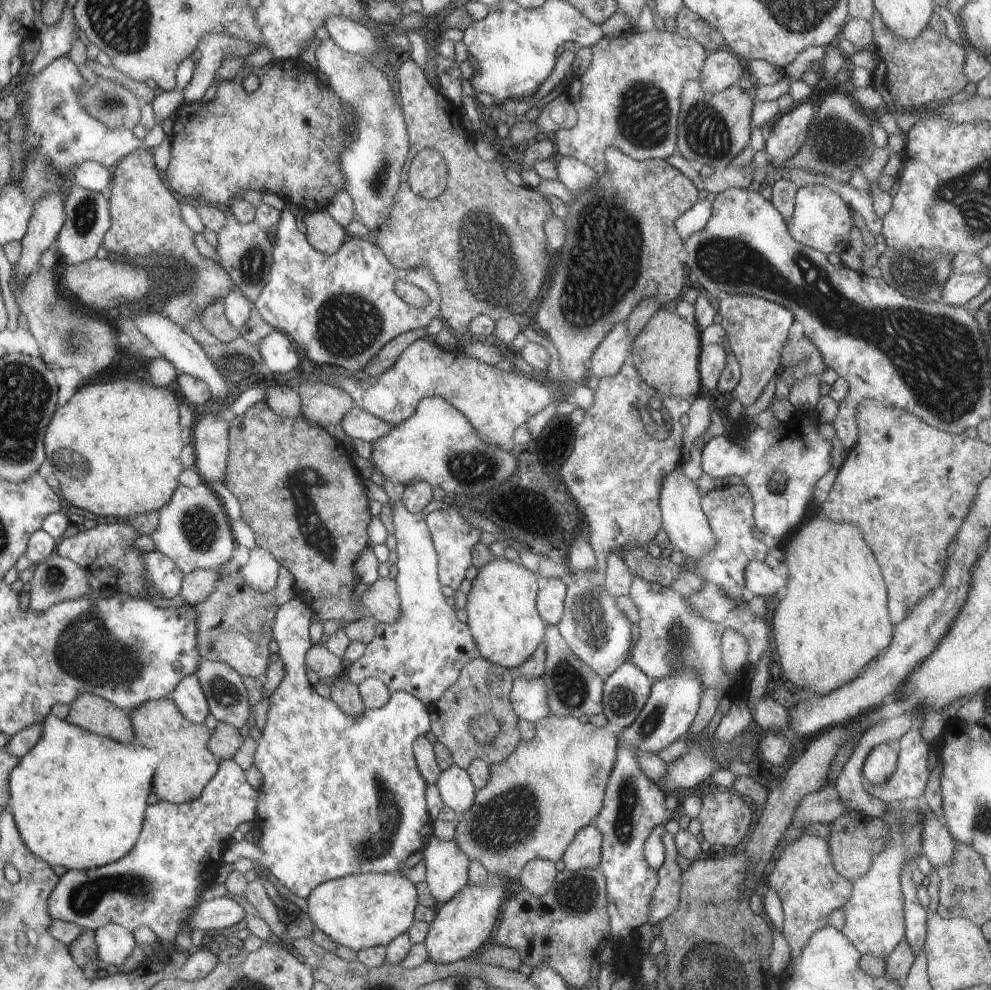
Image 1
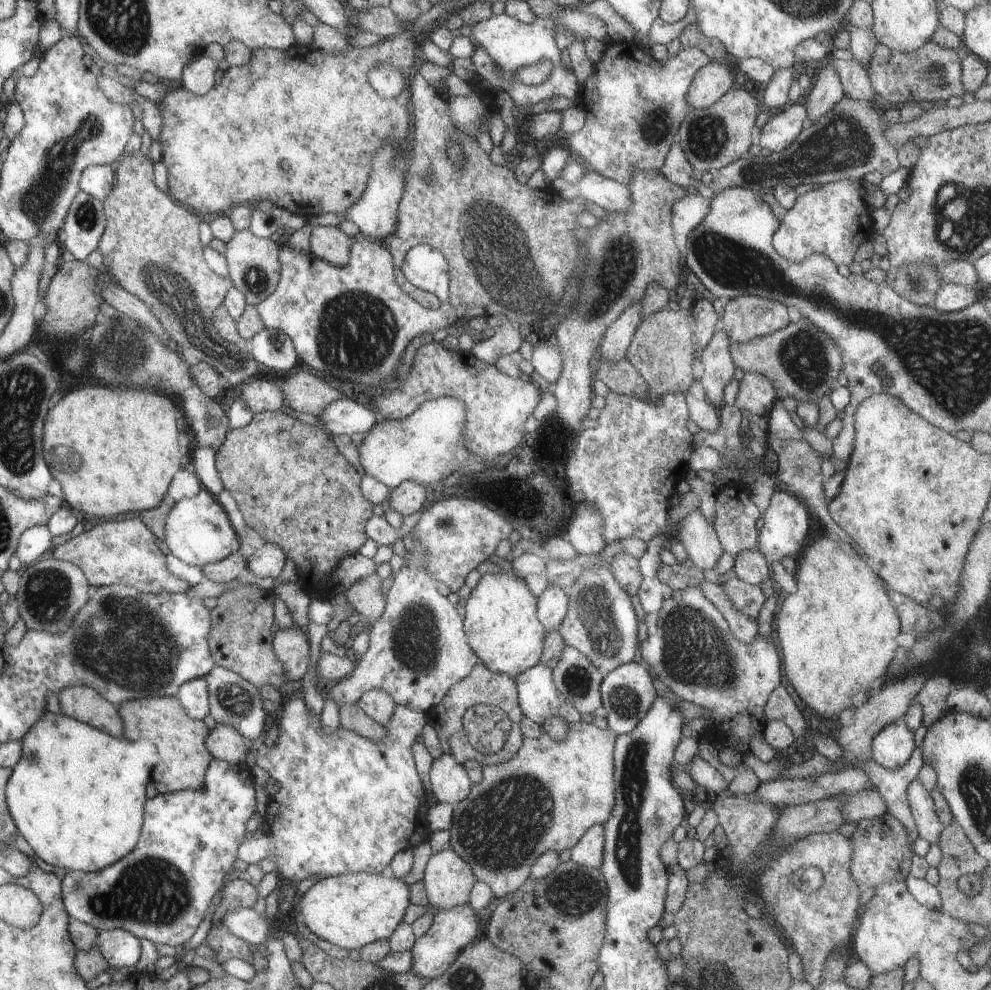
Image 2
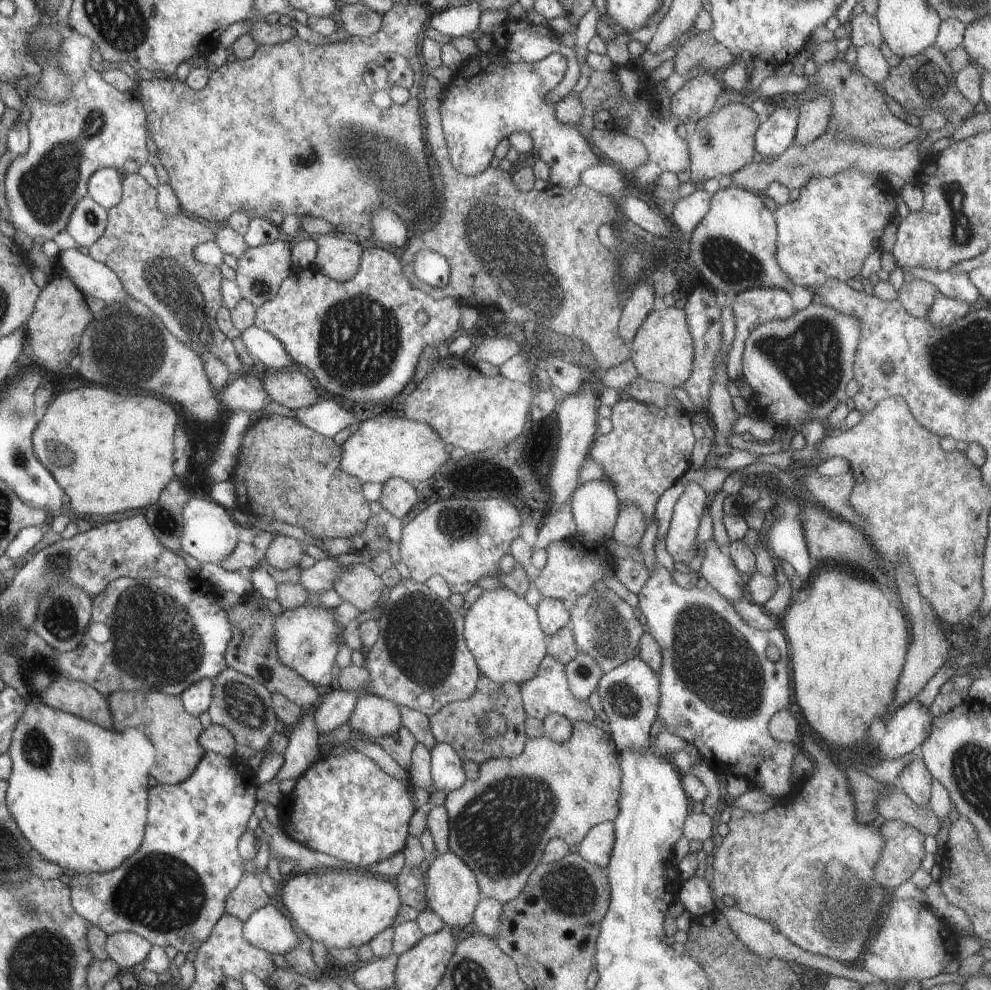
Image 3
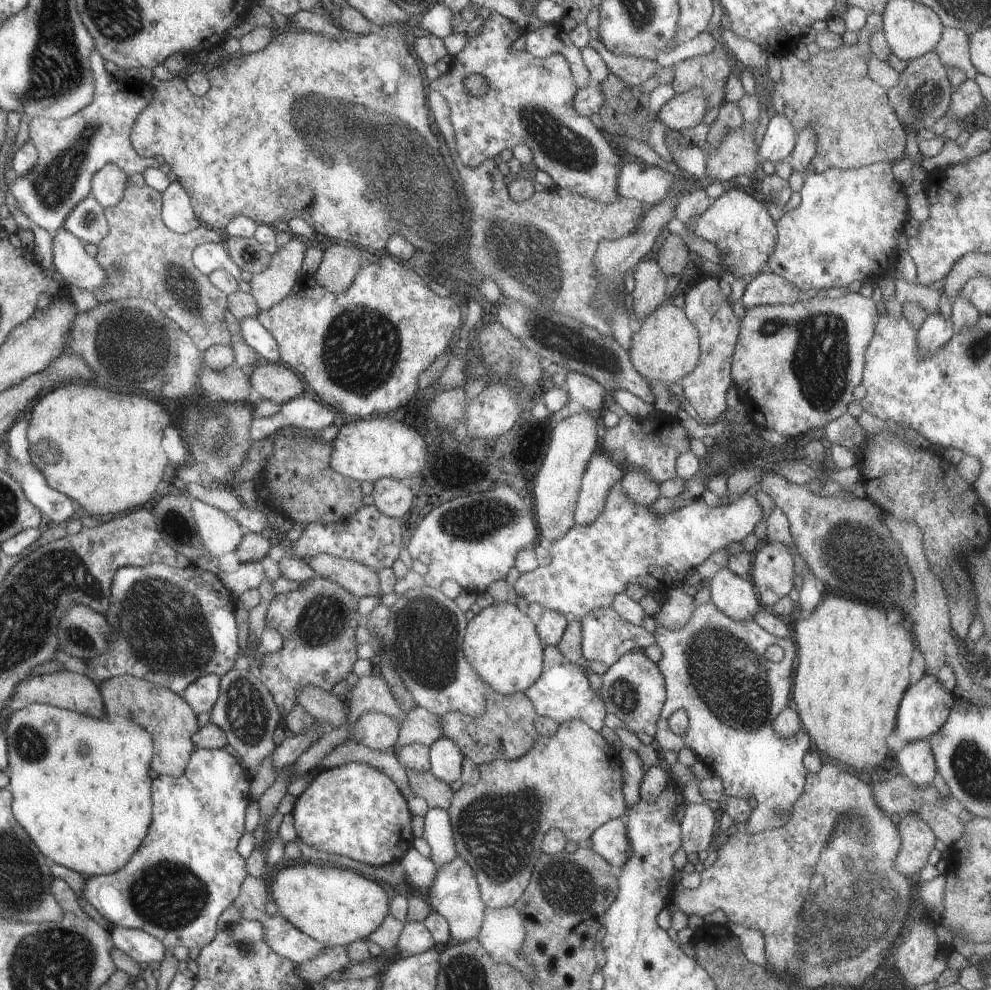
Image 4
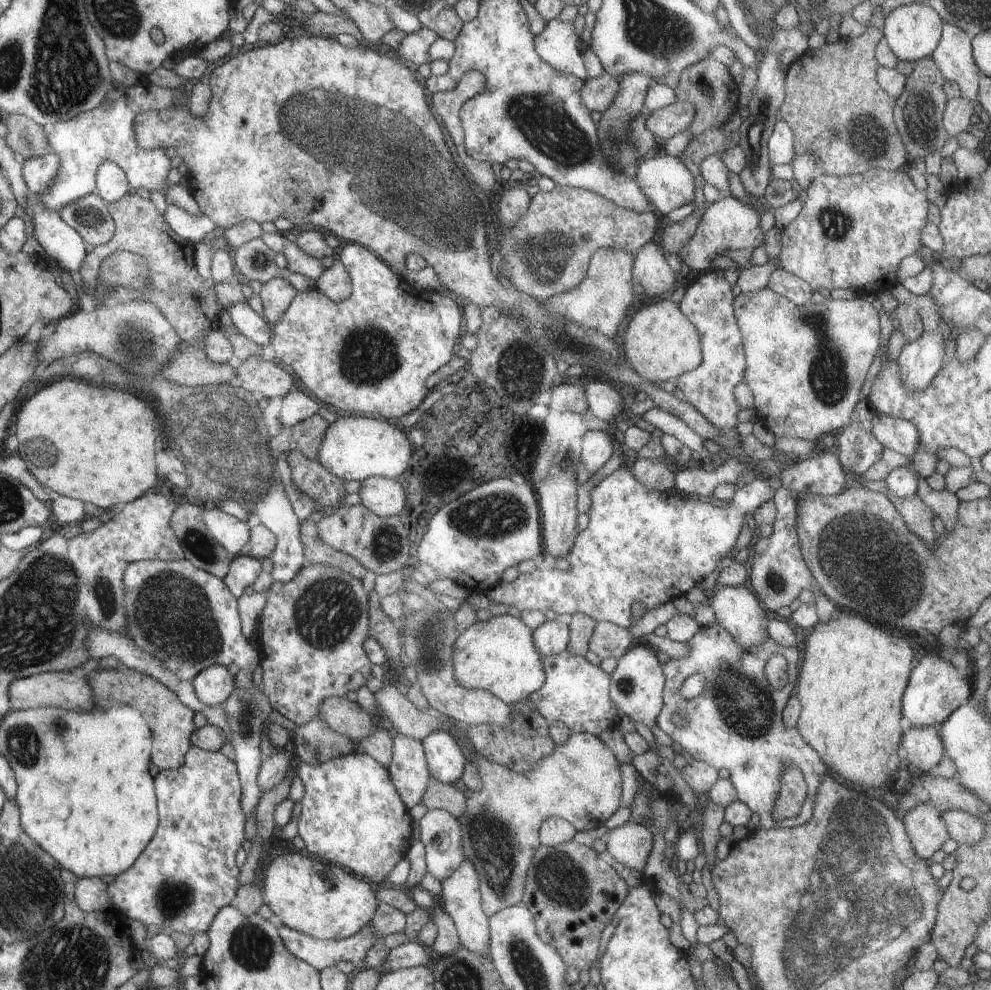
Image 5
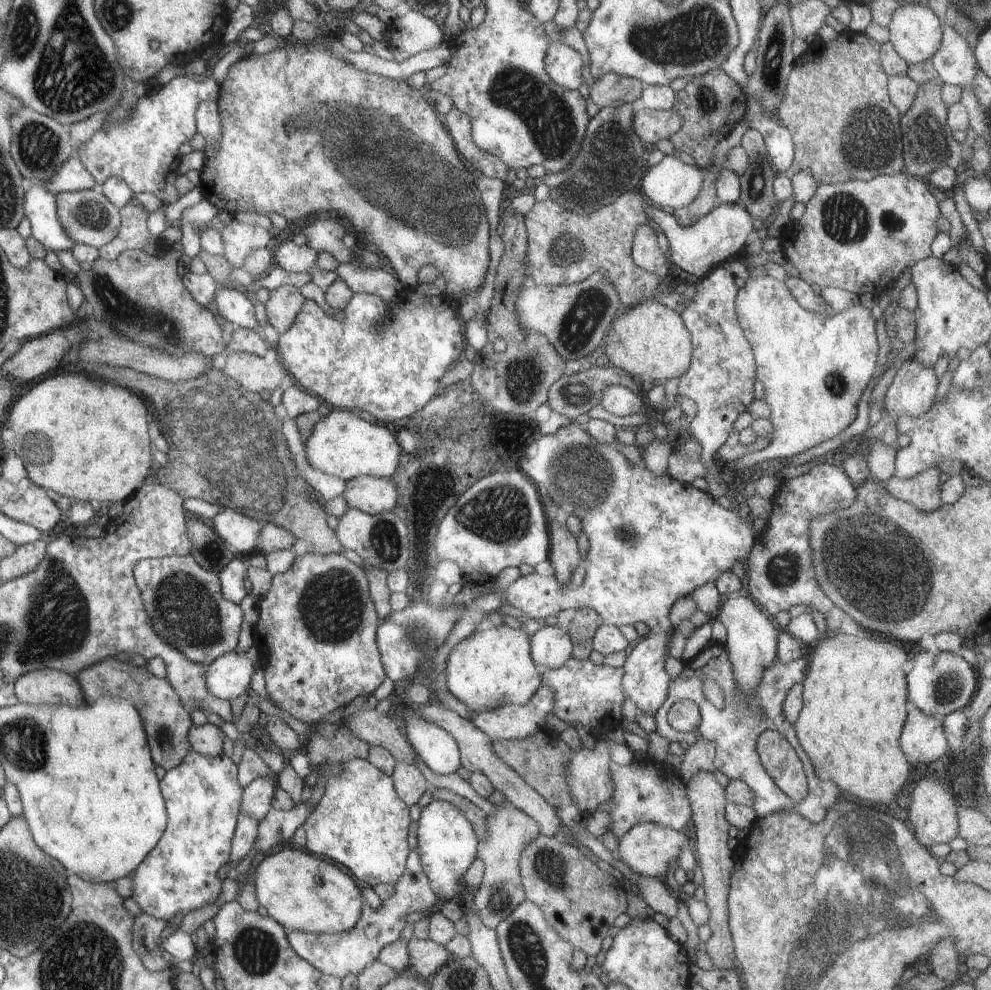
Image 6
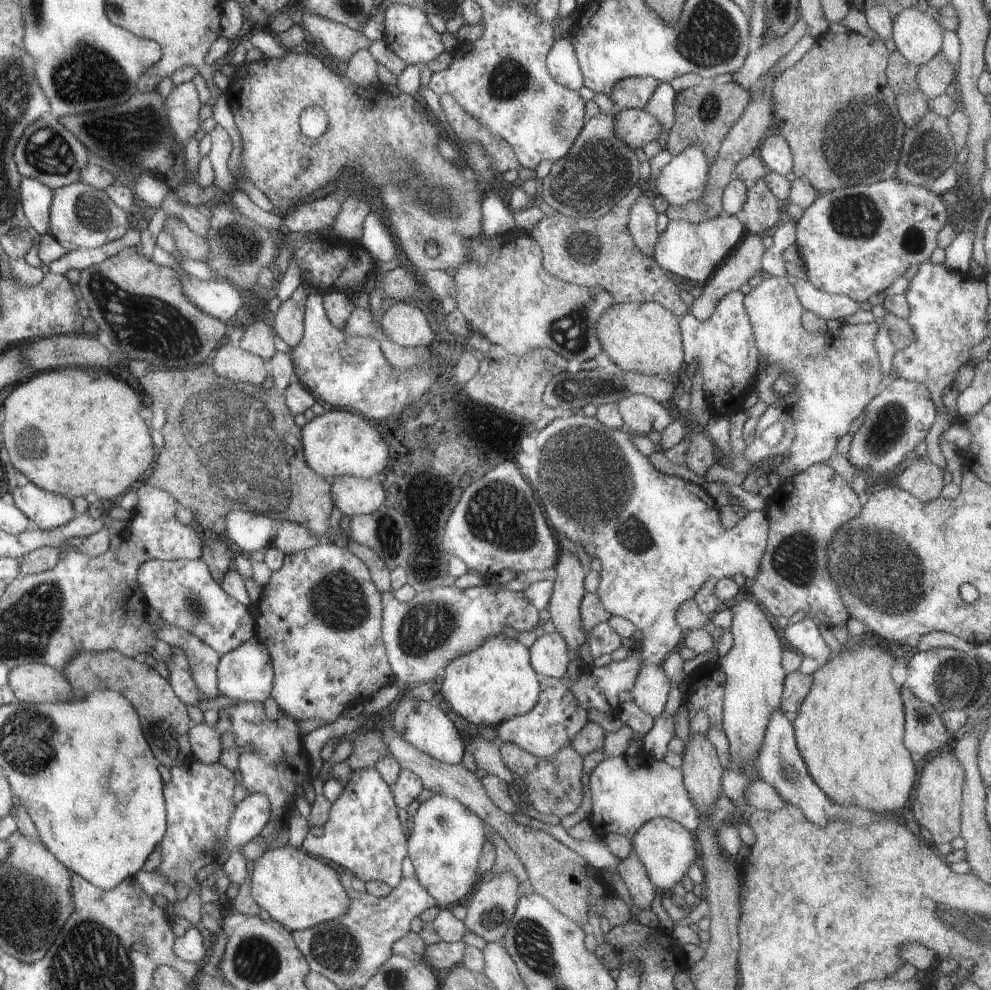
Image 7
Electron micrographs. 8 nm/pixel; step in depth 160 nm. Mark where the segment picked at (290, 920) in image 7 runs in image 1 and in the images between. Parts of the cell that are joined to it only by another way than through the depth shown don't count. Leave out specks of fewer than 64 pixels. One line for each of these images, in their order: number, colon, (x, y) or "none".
1: (360, 911)
2: (350, 911)
3: (341, 910)
4: (337, 907)
5: (314, 898)
6: (303, 893)

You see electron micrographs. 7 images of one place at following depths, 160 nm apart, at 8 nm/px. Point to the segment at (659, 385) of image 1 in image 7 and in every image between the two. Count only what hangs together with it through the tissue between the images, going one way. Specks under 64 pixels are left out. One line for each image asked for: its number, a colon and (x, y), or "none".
2: (662, 351)
3: (662, 350)
4: (666, 349)
5: (660, 343)
6: (650, 341)
7: (644, 337)

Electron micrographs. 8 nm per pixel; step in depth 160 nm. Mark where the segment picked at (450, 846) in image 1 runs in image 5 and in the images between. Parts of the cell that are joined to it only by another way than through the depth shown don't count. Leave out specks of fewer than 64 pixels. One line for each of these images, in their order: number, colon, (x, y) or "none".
2: (449, 881)
3: (452, 891)
4: (456, 895)
5: (460, 897)

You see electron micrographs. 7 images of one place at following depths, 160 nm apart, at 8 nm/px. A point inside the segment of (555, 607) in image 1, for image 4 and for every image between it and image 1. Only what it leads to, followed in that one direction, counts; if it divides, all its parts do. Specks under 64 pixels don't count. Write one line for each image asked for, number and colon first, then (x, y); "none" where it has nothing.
2: (505, 624)
3: (508, 636)
4: (505, 645)

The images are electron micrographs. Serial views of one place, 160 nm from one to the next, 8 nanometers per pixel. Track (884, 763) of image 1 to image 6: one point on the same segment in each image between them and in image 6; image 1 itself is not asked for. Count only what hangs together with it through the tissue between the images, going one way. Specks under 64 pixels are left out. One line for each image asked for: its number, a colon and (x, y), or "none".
2: (892, 748)
3: (909, 726)
4: (924, 709)
5: (935, 689)
6: (938, 684)

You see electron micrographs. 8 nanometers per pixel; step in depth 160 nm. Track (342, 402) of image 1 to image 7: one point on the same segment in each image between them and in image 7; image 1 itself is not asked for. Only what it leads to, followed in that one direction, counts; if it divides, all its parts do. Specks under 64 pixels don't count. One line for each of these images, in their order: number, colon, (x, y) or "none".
2: (303, 392)
3: (293, 390)
4: (276, 383)
5: (271, 380)
6: (249, 369)
7: (235, 364)

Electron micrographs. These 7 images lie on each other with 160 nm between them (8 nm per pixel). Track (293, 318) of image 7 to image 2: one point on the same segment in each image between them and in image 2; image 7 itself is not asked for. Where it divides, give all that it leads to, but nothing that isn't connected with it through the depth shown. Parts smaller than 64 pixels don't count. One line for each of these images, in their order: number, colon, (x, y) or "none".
2: (253, 263)
3: (260, 272)
4: (268, 288)
5: (276, 294)
6: (283, 307)

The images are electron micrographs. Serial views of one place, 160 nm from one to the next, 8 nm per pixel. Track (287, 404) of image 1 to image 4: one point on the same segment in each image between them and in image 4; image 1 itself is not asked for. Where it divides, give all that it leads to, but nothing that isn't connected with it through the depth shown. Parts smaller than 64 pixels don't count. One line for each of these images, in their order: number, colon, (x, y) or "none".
2: (260, 395)
3: (246, 393)
4: (233, 384)

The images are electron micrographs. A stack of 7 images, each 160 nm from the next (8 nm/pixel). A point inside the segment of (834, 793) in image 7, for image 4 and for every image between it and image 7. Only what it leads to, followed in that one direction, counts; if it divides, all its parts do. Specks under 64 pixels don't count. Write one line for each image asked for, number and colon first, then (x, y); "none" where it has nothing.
4: (852, 670)
5: (853, 675)
6: (854, 695)

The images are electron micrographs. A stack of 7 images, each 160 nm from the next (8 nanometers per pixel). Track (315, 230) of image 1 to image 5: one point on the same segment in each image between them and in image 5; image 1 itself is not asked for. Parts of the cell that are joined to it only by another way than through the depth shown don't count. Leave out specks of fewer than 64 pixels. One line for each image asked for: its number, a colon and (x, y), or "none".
2: (329, 243)
3: (338, 257)
4: (341, 262)
5: (335, 282)

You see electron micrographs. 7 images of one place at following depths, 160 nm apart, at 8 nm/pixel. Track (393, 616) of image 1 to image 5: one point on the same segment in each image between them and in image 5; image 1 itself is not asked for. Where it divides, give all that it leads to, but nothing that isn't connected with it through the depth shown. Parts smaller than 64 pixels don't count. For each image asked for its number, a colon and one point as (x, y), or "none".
2: (366, 597)
3: (360, 586)
4: (361, 581)
5: (316, 552)

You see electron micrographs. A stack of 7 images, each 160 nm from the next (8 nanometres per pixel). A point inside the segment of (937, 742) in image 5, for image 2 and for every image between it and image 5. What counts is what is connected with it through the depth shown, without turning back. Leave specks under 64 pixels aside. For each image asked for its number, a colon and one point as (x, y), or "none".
2: (923, 810)
3: (915, 781)
4: (916, 760)

